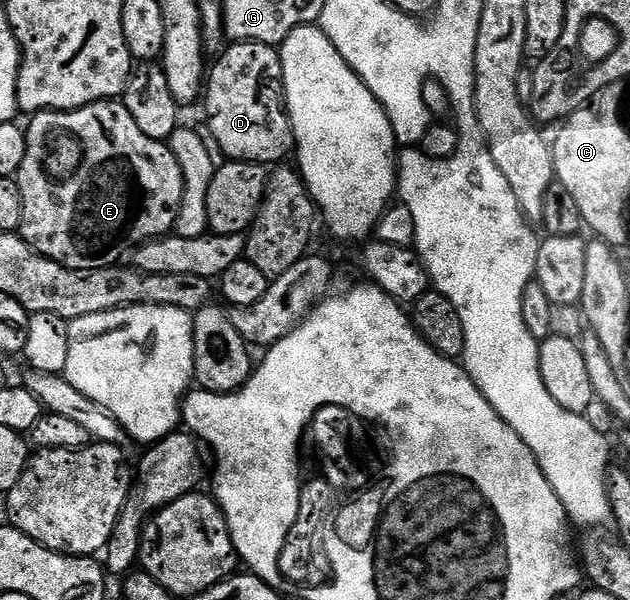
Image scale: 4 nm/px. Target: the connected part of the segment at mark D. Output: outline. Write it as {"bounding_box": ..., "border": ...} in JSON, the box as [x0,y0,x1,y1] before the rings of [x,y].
{"bounding_box":[203,42,294,165],"border":[[[230,42],[216,56],[217,64],[207,71],[207,82],[203,88],[203,104],[205,115],[209,118],[208,134],[213,134],[212,142],[217,142],[216,150],[225,154],[224,158],[238,163],[259,163],[277,165],[282,162],[285,154],[294,150],[293,127],[289,123],[289,112],[283,102],[281,78],[281,52],[277,47],[268,47],[265,43],[234,43]]]}

